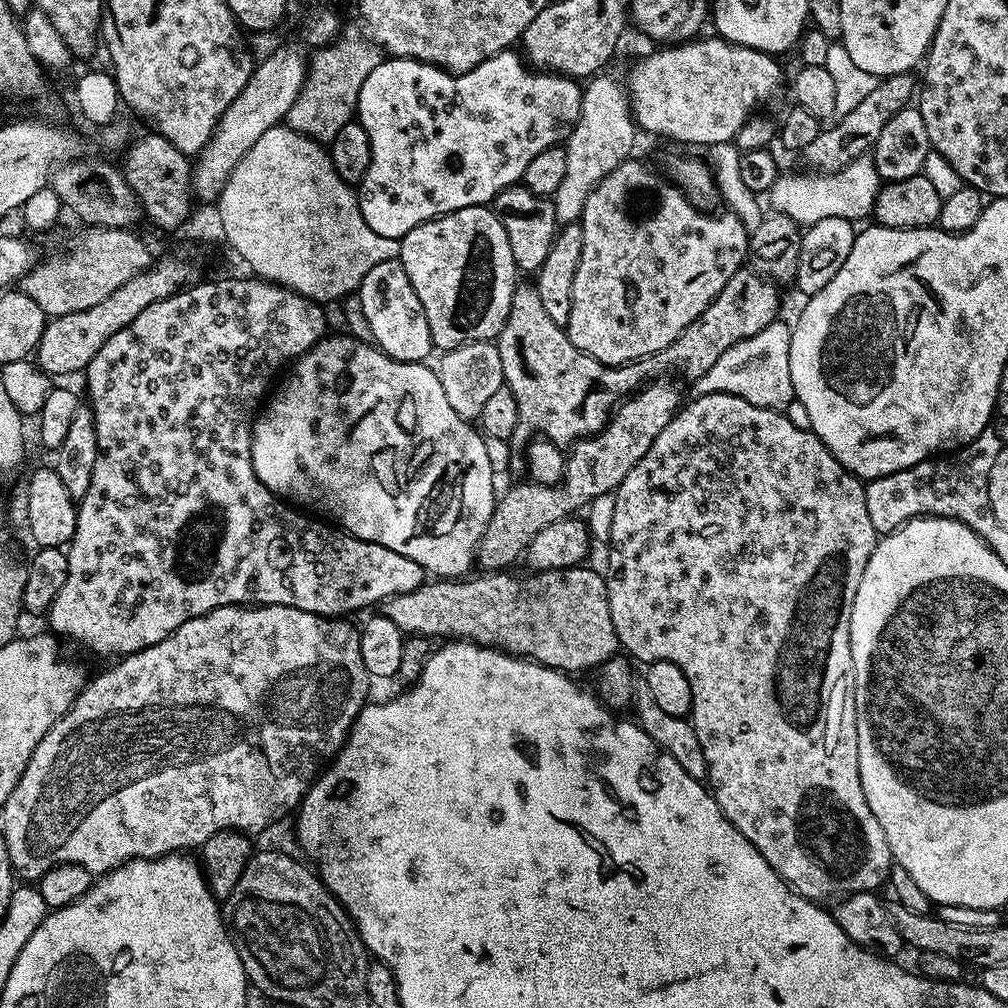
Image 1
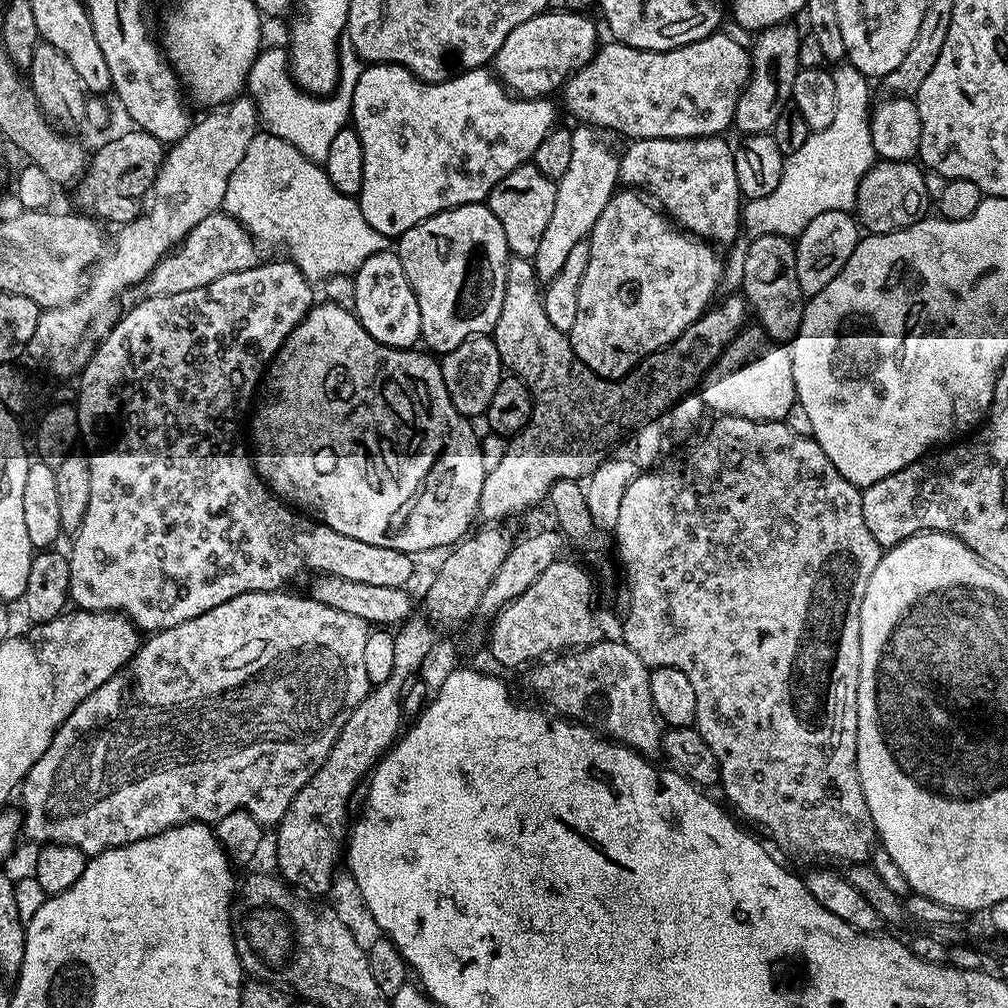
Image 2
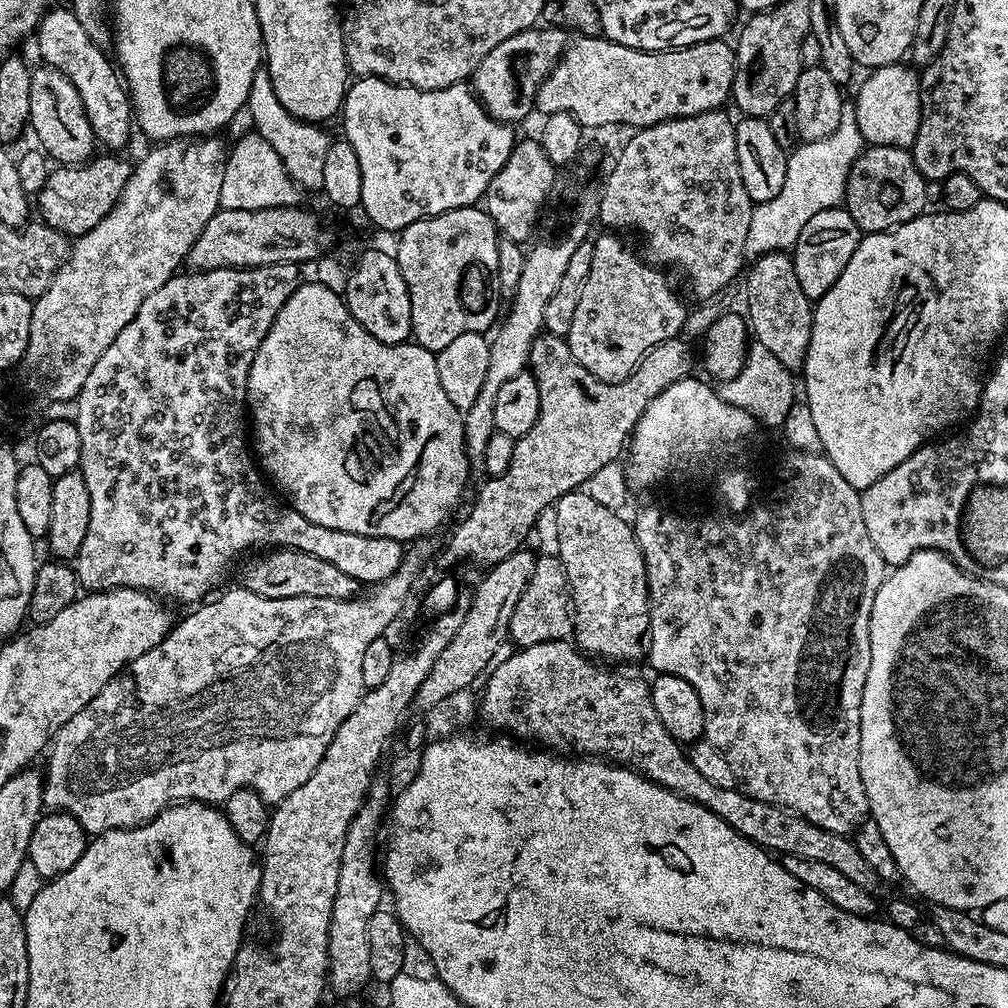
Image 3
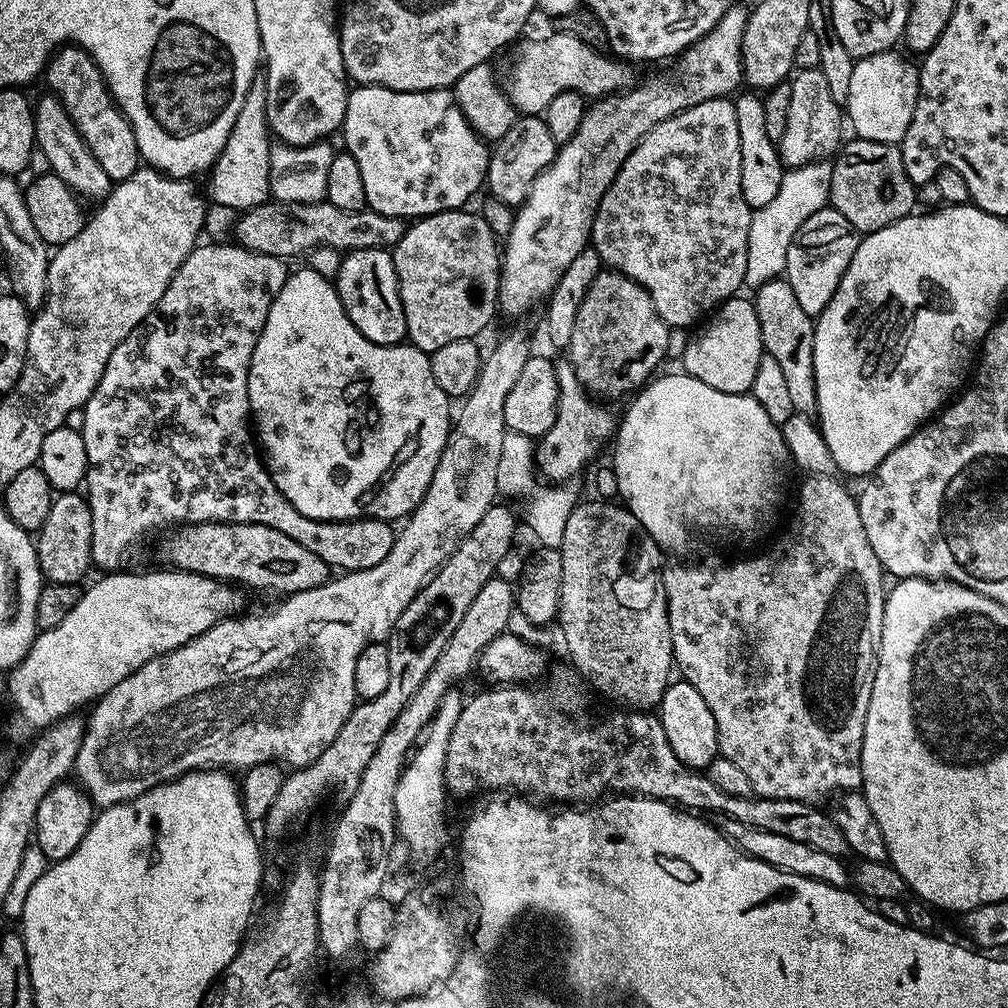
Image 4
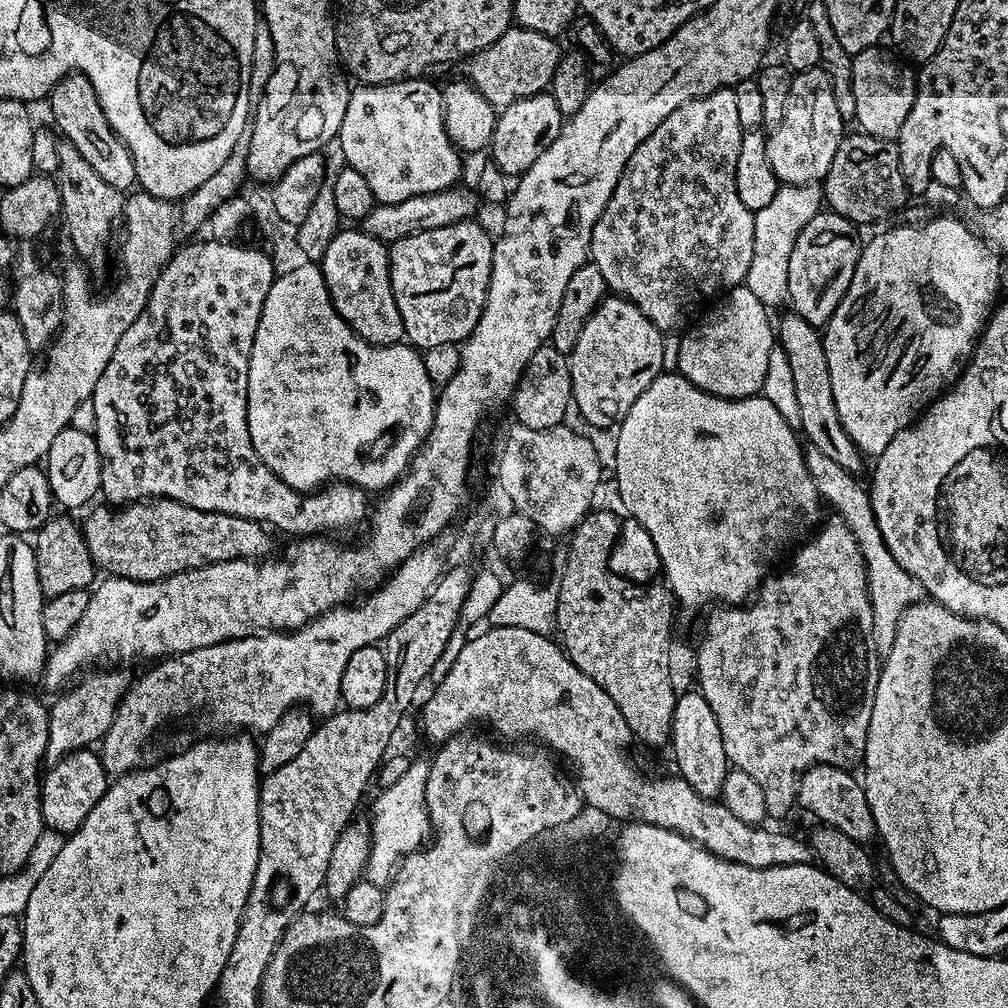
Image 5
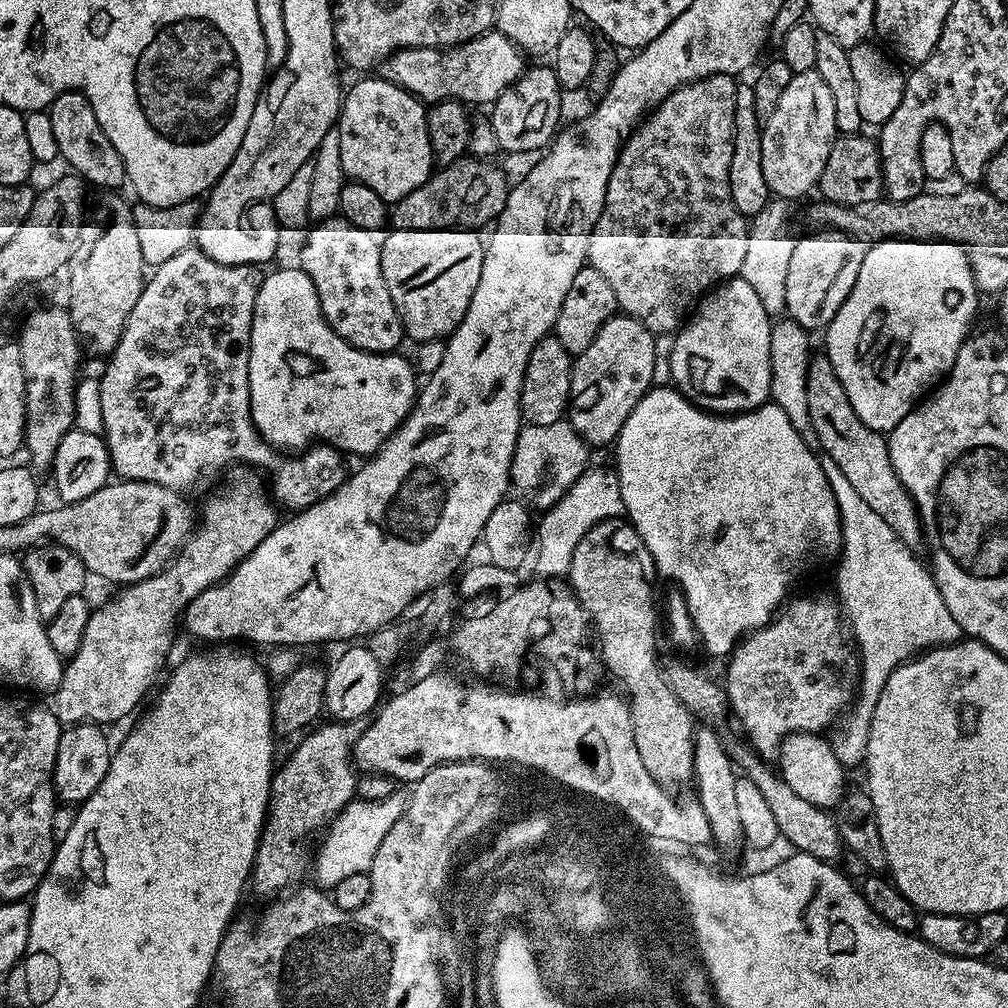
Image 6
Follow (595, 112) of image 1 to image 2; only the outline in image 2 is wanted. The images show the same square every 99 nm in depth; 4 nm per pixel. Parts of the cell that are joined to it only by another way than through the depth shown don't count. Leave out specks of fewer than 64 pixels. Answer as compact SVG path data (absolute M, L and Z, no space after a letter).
M580 124L572 128L573 146L570 166L566 174L556 181L556 197L554 198L554 215L542 234L542 243L534 257L536 277L547 282L562 270L562 262L570 254L571 248L587 240L592 234L594 222L598 222L598 214L606 210L606 202L620 184L620 156L604 141L605 133L591 124Z

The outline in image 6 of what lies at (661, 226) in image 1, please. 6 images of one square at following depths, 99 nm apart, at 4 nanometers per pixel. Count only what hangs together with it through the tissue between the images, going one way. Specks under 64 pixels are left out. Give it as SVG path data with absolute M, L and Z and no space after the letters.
M617 314L605 322L602 330L598 330L594 342L590 342L590 346L586 346L586 350L582 350L582 354L575 357L570 378L566 420L572 424L574 431L587 445L611 445L619 436L626 418L630 418L634 406L653 387L655 340L654 333L646 326L642 326L642 322L627 314Z

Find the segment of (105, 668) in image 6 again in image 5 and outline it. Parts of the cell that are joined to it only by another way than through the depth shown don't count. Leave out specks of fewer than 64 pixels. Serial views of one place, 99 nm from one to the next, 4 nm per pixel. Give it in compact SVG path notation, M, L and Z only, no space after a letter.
M116 668L110 674L90 674L82 679L72 690L65 689L54 704L49 707L48 734L46 734L46 752L44 764L57 764L63 756L79 748L92 748L104 739L110 728L117 706L132 681L123 668Z

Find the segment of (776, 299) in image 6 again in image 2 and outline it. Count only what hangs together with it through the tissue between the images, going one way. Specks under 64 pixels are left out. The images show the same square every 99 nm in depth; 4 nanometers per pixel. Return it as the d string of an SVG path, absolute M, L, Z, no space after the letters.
M847 62L837 63L831 73L838 105L838 110L834 110L834 119L826 130L809 131L802 147L786 157L782 178L771 194L766 194L766 198L743 201L742 228L749 237L782 235L798 238L802 230L806 230L806 226L818 218L818 214L855 209L856 199L852 196L852 188L858 190L856 180L861 183L863 176L860 172L844 172L844 128L848 128L848 132L856 132L856 128L864 128L864 122L870 118L870 80Z

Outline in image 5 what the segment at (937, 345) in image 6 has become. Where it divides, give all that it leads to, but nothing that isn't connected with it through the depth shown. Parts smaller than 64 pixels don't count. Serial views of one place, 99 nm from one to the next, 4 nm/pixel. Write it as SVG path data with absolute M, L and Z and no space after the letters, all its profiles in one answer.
M940 216L937 220L930 220L919 226L892 228L889 232L874 237L869 244L865 243L861 247L858 266L854 270L854 278L850 278L850 286L846 290L842 302L838 302L834 314L828 319L822 332L826 362L830 366L830 390L834 390L834 406L838 410L838 418L842 422L846 434L855 442L865 457L880 456L882 450L886 450L886 446L890 446L894 434L907 428L913 419L919 416L937 396L956 383L957 378L964 371L964 365L968 363L973 348L976 347L977 340L980 339L980 333L983 332L988 317L994 311L994 305L998 300L996 292L1001 291L1002 265L999 264L1001 261L998 259L997 253L993 252L969 225L967 228L960 220L951 220L948 216Z

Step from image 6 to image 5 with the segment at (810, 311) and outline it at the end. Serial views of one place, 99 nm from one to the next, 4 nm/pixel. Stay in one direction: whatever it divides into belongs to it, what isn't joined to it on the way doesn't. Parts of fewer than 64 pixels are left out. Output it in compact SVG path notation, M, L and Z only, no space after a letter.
M821 210L817 216L810 218L810 222L806 222L802 234L798 234L794 250L790 250L787 303L791 311L806 318L806 322L817 326L827 325L838 302L842 302L850 286L850 278L854 278L862 247L861 241L852 237L852 231L854 225L851 220L842 218L831 210Z

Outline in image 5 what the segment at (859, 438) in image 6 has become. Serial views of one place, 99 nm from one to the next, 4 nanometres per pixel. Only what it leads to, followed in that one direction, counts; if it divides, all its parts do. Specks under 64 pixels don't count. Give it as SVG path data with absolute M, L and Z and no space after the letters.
M791 310L785 312L780 324L778 320L778 346L790 362L790 374L794 374L794 395L798 398L798 414L802 418L799 431L811 447L822 450L822 454L838 462L842 470L859 473L862 453L846 434L834 406L834 390L830 390L830 366L826 362L823 335L817 325L806 322L806 318Z

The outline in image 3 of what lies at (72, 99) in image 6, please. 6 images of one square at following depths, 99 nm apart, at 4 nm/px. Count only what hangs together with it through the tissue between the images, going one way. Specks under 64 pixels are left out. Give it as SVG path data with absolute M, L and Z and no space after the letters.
M53 6L40 19L40 26L34 33L34 41L40 47L40 56L45 65L56 68L74 82L74 90L78 90L78 98L82 98L82 106L86 110L86 118L90 122L92 132L97 141L108 150L124 150L128 144L128 135L134 132L134 113L132 98L118 71L117 65L110 59L109 53L99 48L82 22L72 13L71 7Z

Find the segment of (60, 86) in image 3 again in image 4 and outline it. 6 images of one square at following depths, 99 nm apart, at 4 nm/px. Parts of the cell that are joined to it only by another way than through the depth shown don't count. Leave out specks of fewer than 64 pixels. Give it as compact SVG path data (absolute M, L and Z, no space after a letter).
M44 94L40 101L38 99L35 101L34 111L36 113L34 122L36 148L48 159L48 167L52 173L58 178L62 178L62 182L66 182L66 186L70 186L70 190L76 193L77 197L83 198L85 201L103 201L104 197L112 191L114 182L106 174L106 170L102 170L102 166L98 166L94 154L90 154L90 146L86 146L86 142L82 142L82 134L78 134L70 114L66 114L62 102L57 96Z

